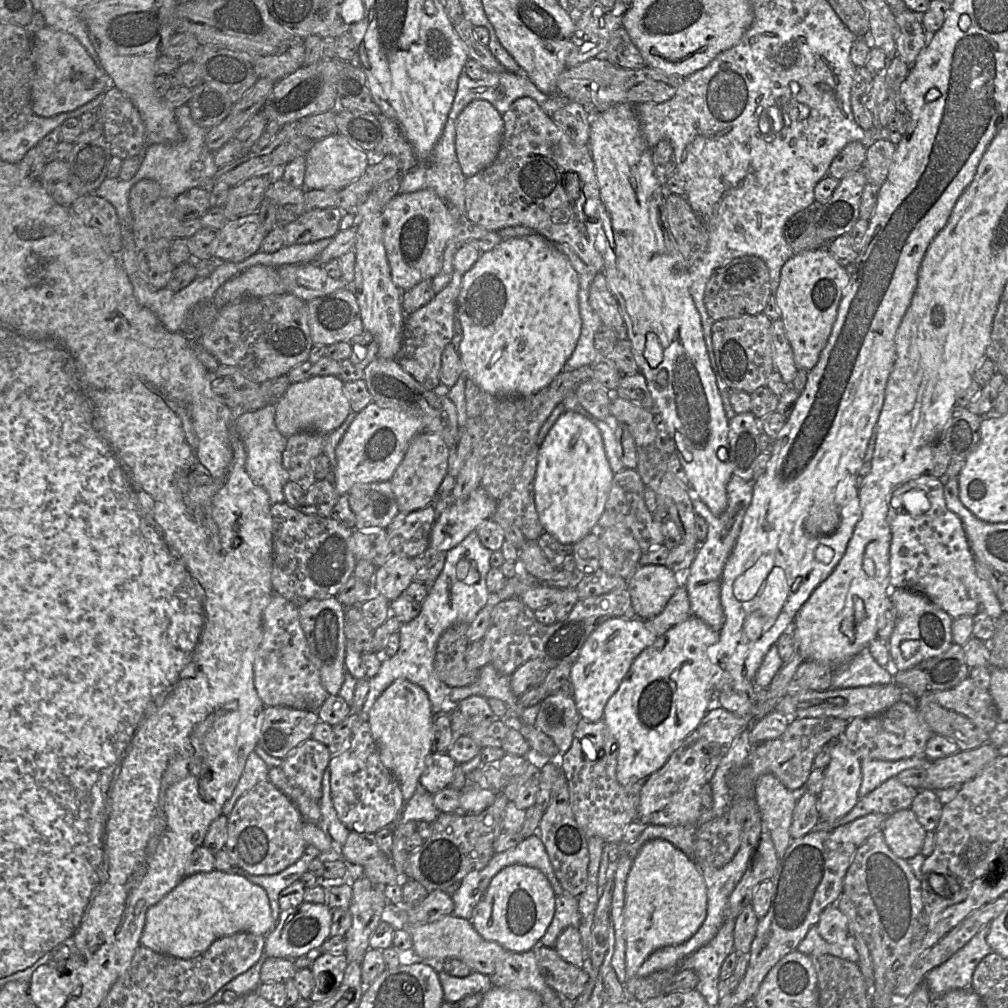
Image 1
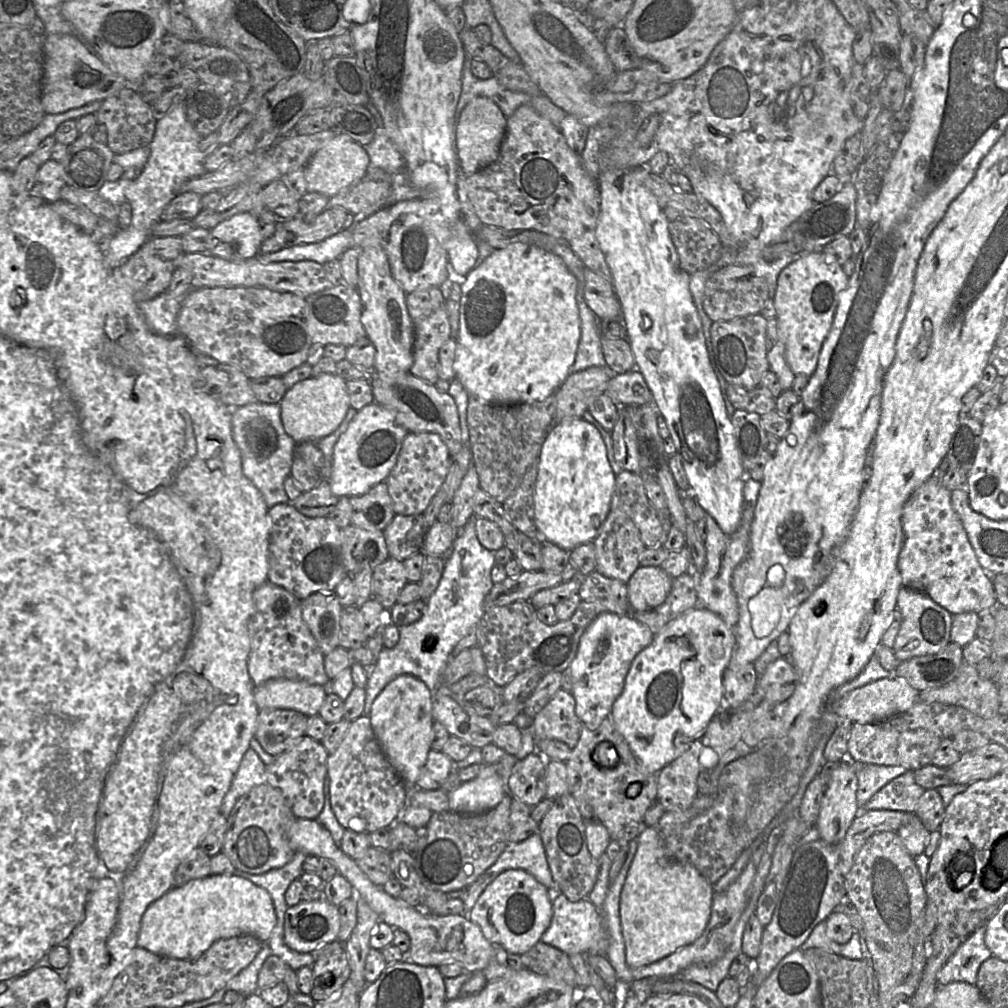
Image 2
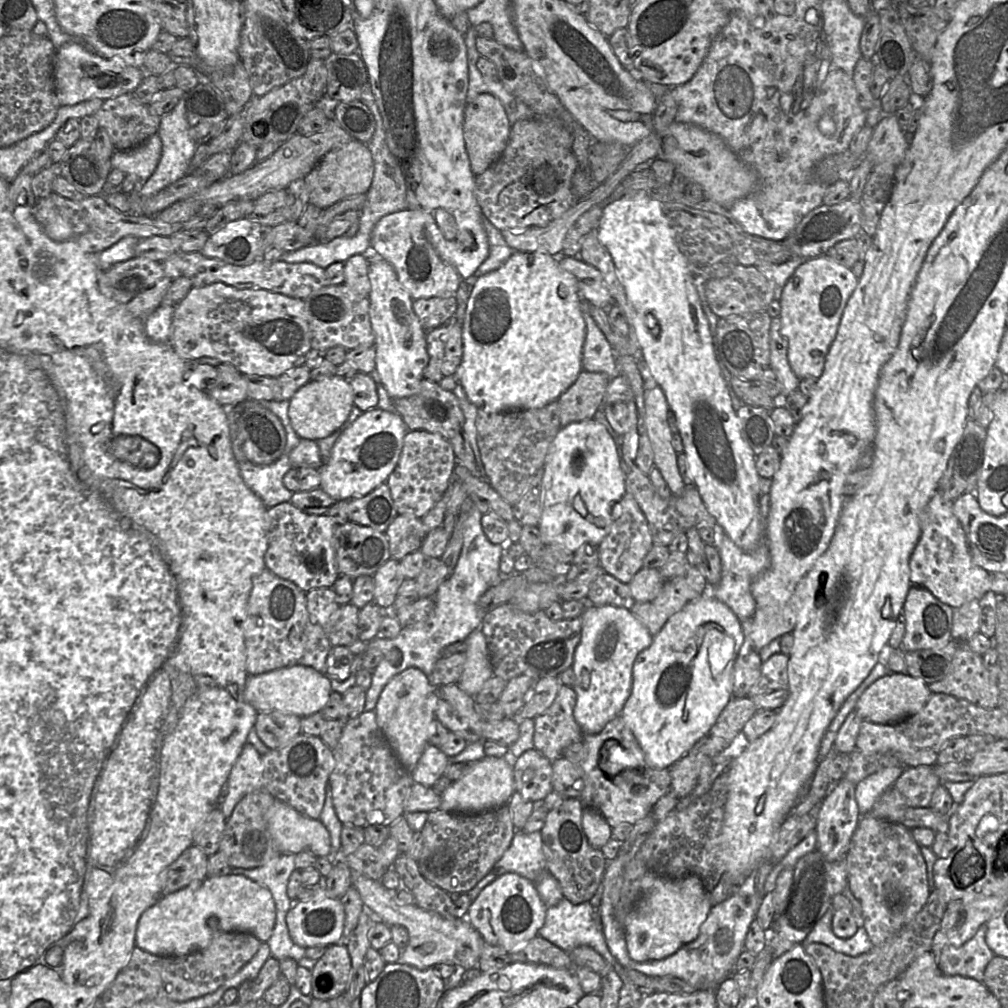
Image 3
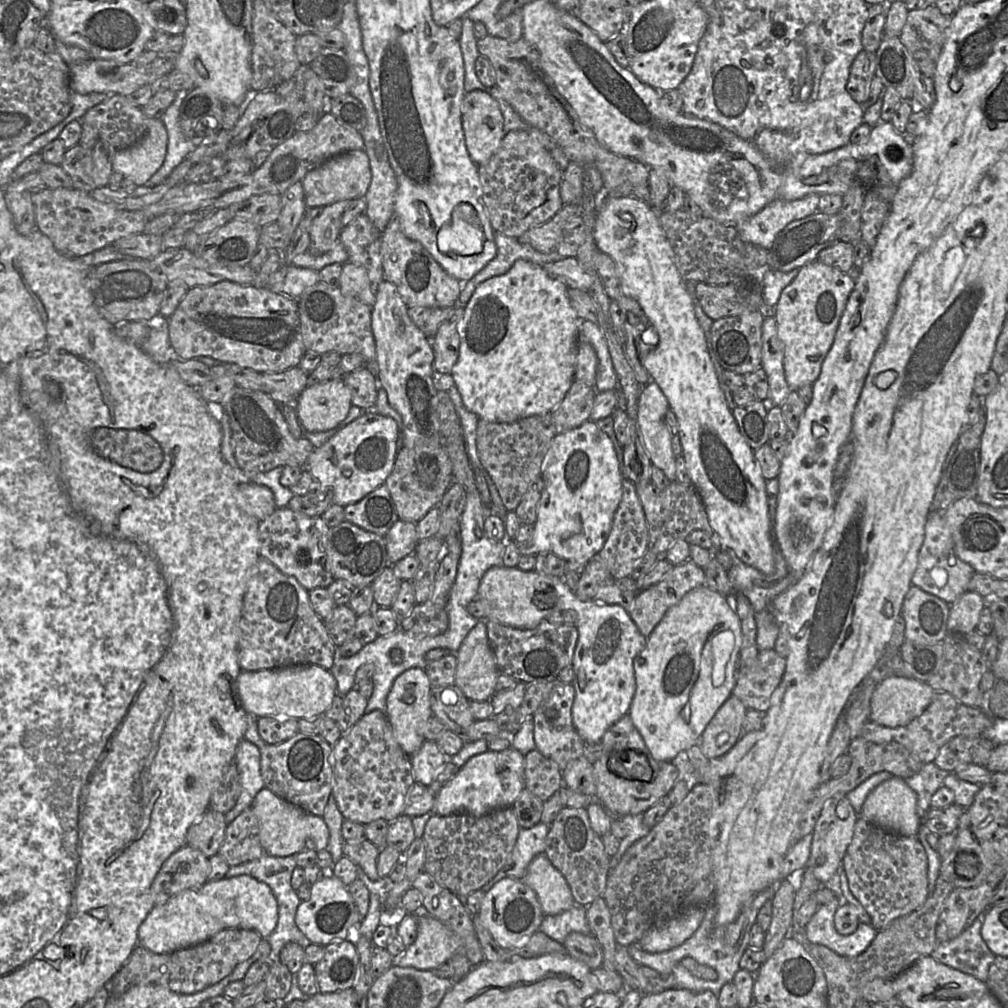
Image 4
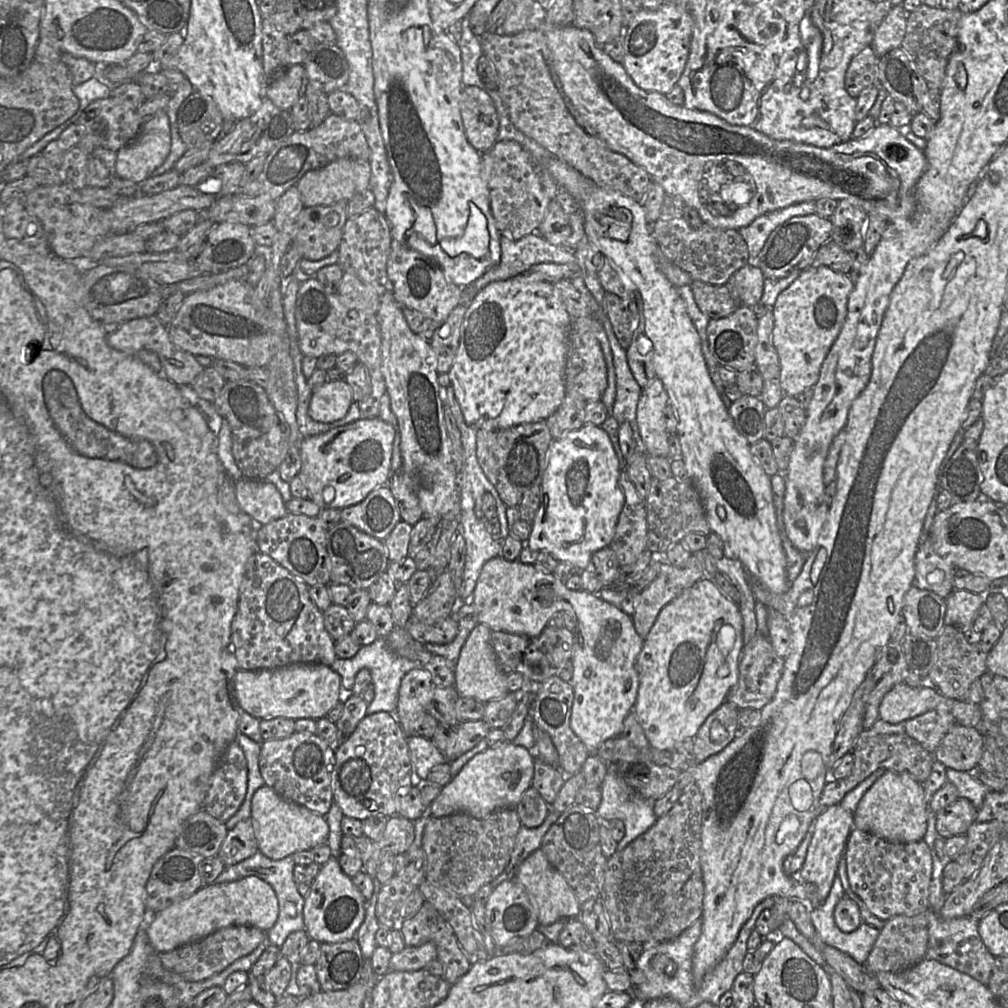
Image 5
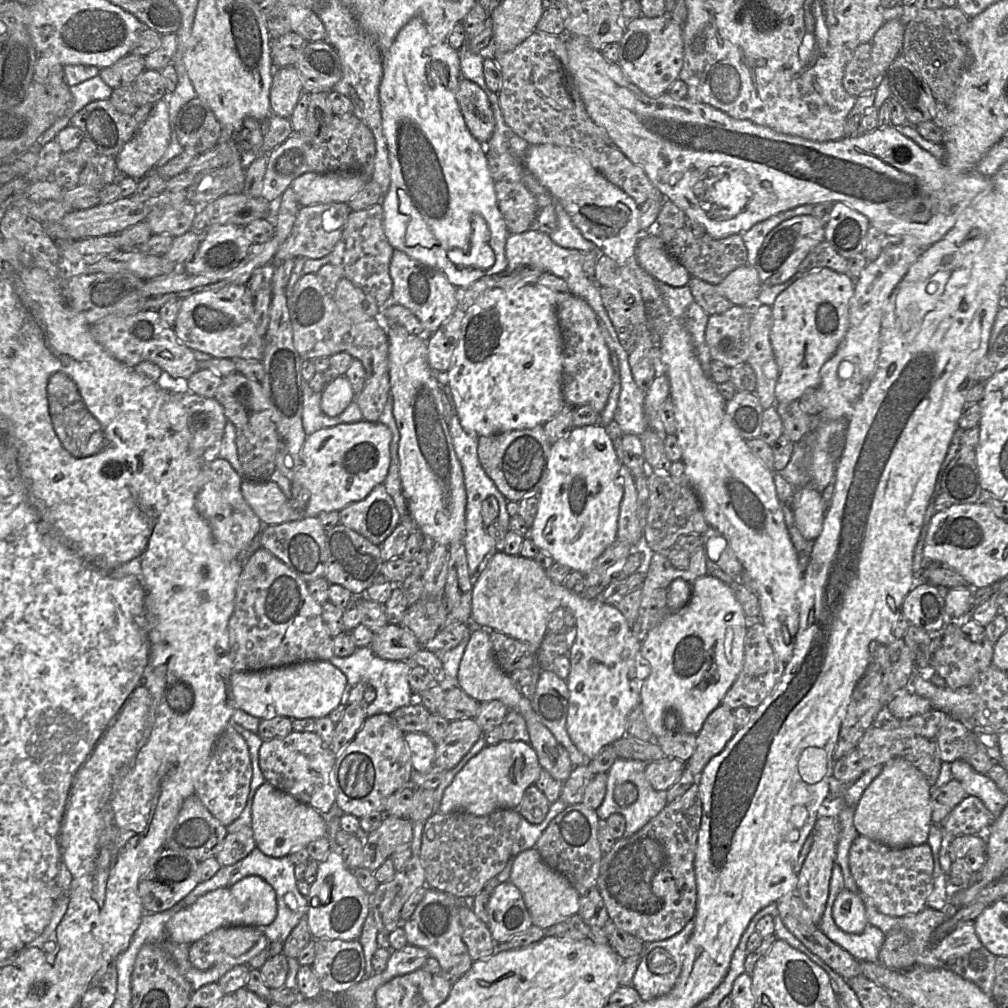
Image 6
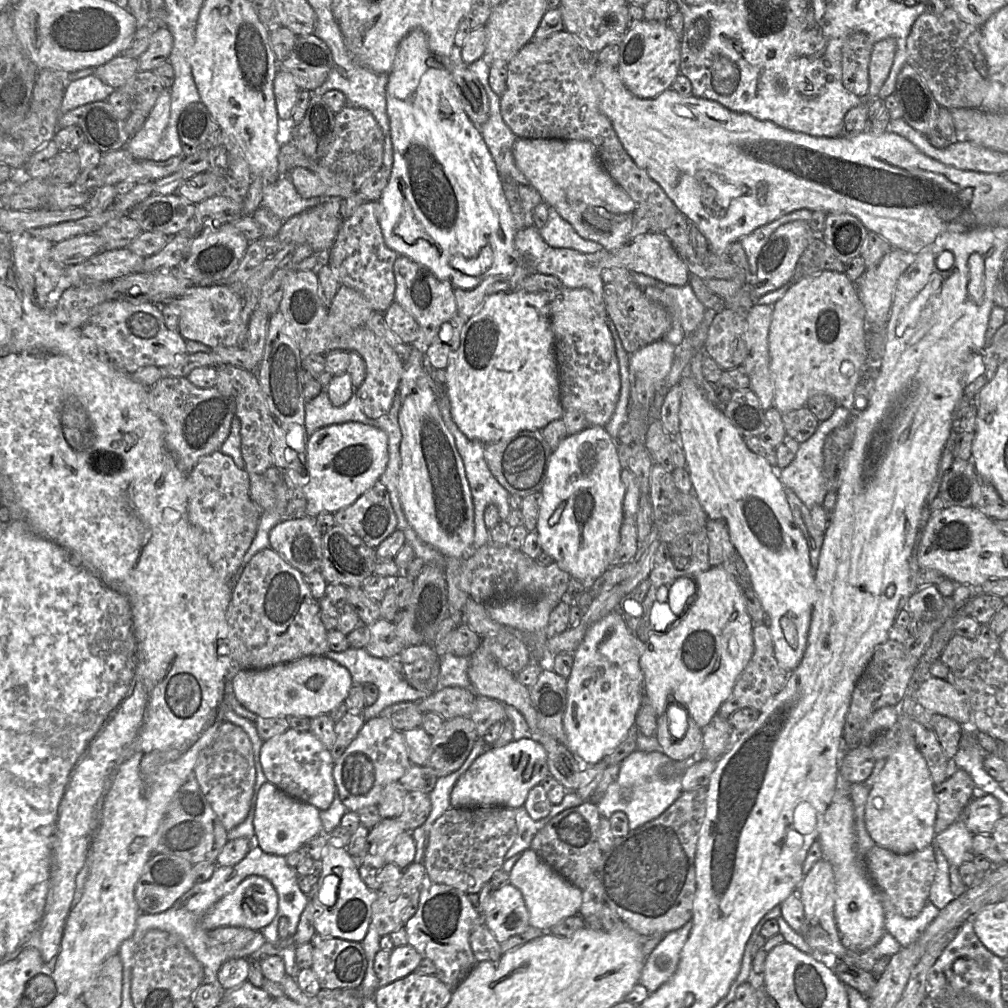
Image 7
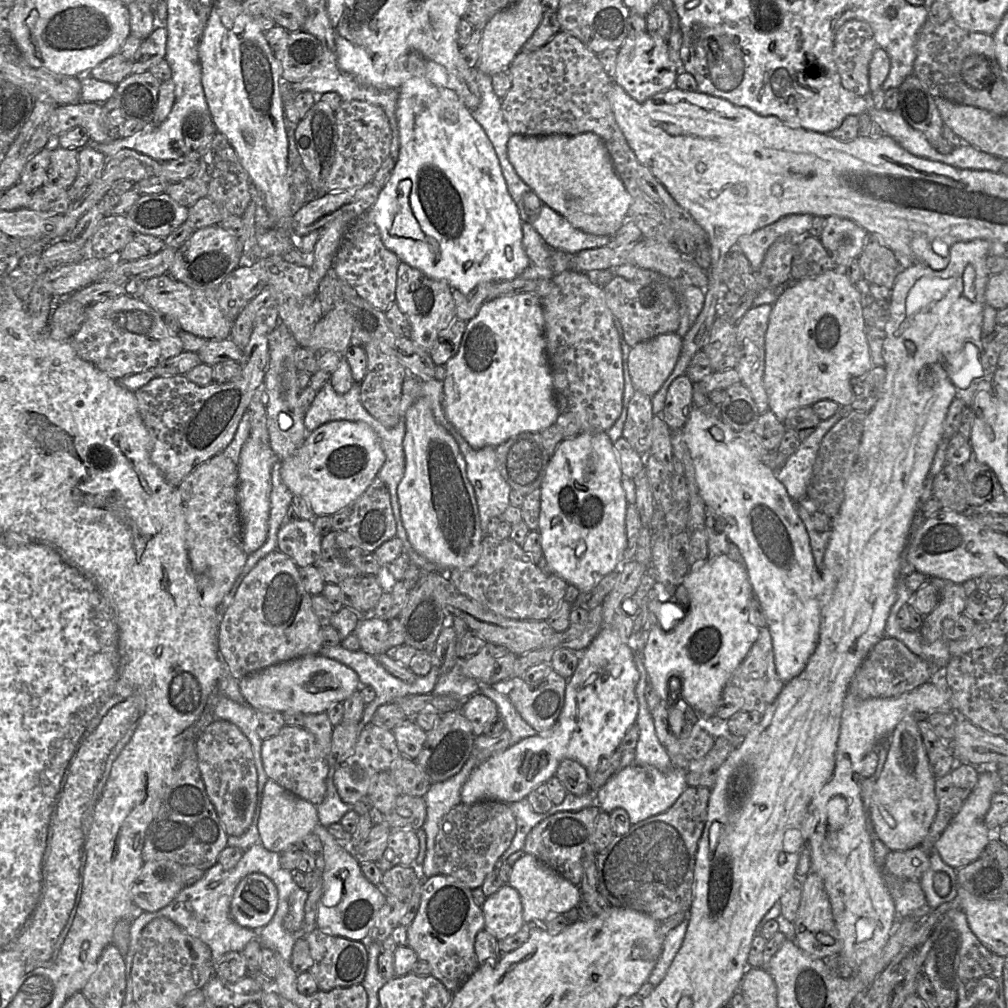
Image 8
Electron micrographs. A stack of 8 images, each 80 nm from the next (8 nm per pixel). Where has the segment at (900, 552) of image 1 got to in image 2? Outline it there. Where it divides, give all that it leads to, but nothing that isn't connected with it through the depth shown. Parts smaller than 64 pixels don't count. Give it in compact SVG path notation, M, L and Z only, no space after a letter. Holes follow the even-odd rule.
M932 475L907 500L902 510L903 546L898 568L903 587L926 593L950 614L979 613L999 607L992 575L978 562L964 527L952 508L950 491Z

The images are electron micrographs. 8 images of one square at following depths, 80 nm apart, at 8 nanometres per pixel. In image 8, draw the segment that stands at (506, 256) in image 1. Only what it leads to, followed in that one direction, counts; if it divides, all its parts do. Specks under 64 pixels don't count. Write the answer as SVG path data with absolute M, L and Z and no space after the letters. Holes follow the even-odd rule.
M520 293L499 296L485 301L477 314L471 320L467 321L458 352L444 366L446 369L443 381L443 408L445 415L458 433L473 448L481 449L486 446L497 447L520 433L542 432L544 429L556 423L560 410L557 406L550 377L550 366L545 341L543 306L540 297L530 293Z

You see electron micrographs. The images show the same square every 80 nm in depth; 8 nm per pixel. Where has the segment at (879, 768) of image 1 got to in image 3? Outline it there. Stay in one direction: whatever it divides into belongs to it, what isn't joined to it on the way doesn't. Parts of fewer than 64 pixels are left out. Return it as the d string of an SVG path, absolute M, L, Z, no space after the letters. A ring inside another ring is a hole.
M904 767L883 768L855 785L855 800L860 816L869 815L878 798L901 776Z

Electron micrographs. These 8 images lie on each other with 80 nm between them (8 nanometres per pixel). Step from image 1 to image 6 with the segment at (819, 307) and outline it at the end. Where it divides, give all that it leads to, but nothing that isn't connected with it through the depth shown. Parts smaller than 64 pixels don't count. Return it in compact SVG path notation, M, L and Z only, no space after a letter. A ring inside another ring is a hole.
M820 268L803 274L775 299L770 343L778 366L776 403L799 401L809 388L818 388L820 370L835 353L849 326L849 301L854 281L847 273Z

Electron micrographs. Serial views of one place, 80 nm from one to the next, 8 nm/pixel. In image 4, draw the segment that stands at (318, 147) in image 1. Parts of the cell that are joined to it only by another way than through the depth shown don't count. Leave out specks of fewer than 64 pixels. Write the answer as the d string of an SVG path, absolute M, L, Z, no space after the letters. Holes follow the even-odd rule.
M352 150L334 156L309 171L301 182L307 209L328 206L341 200L362 198L371 182L368 155L365 150Z

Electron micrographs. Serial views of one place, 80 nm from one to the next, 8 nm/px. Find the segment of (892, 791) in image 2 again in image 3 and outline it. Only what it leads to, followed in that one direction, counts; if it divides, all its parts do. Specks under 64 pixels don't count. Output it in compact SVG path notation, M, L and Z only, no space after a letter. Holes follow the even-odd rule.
M920 765L905 768L893 787L905 797L907 807L928 808L933 792L941 784L934 766Z

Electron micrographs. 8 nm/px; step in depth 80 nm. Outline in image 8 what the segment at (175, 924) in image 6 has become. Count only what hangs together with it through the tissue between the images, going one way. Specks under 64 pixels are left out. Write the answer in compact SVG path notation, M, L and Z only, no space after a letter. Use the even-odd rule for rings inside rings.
M251 873L238 884L230 913L235 922L250 929L260 929L273 918L278 905L278 891L273 881L261 873Z

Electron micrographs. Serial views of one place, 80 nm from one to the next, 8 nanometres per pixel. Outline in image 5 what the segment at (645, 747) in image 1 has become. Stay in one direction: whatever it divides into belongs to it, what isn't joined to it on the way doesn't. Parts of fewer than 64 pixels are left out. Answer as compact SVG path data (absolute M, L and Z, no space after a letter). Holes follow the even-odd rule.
M703 577L691 587L685 588L677 598L673 599L661 609L655 623L645 638L642 649L636 659L636 669L639 675L639 688L633 711L644 730L650 746L659 750L675 750L677 744L686 739L694 739L707 717L726 701L728 693L736 685L739 678L739 661L743 646L743 620L738 604L727 599L709 577Z

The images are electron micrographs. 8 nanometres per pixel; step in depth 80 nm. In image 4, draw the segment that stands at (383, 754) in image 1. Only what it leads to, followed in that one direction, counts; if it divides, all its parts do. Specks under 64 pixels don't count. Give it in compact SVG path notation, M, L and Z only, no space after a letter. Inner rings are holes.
M410 668L394 680L387 695L385 714L396 741L409 756L417 752L425 741L424 725L433 716L430 704L431 687L424 669Z

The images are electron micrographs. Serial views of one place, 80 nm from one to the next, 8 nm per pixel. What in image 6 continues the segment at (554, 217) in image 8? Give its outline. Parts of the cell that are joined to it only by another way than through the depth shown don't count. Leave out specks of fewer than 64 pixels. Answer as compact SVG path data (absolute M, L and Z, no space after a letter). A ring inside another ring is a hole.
M555 202L557 215L557 227L549 234L550 239L557 245L577 249L582 252L598 250L596 245L583 237L580 230L574 225L570 216L564 213L562 208Z

